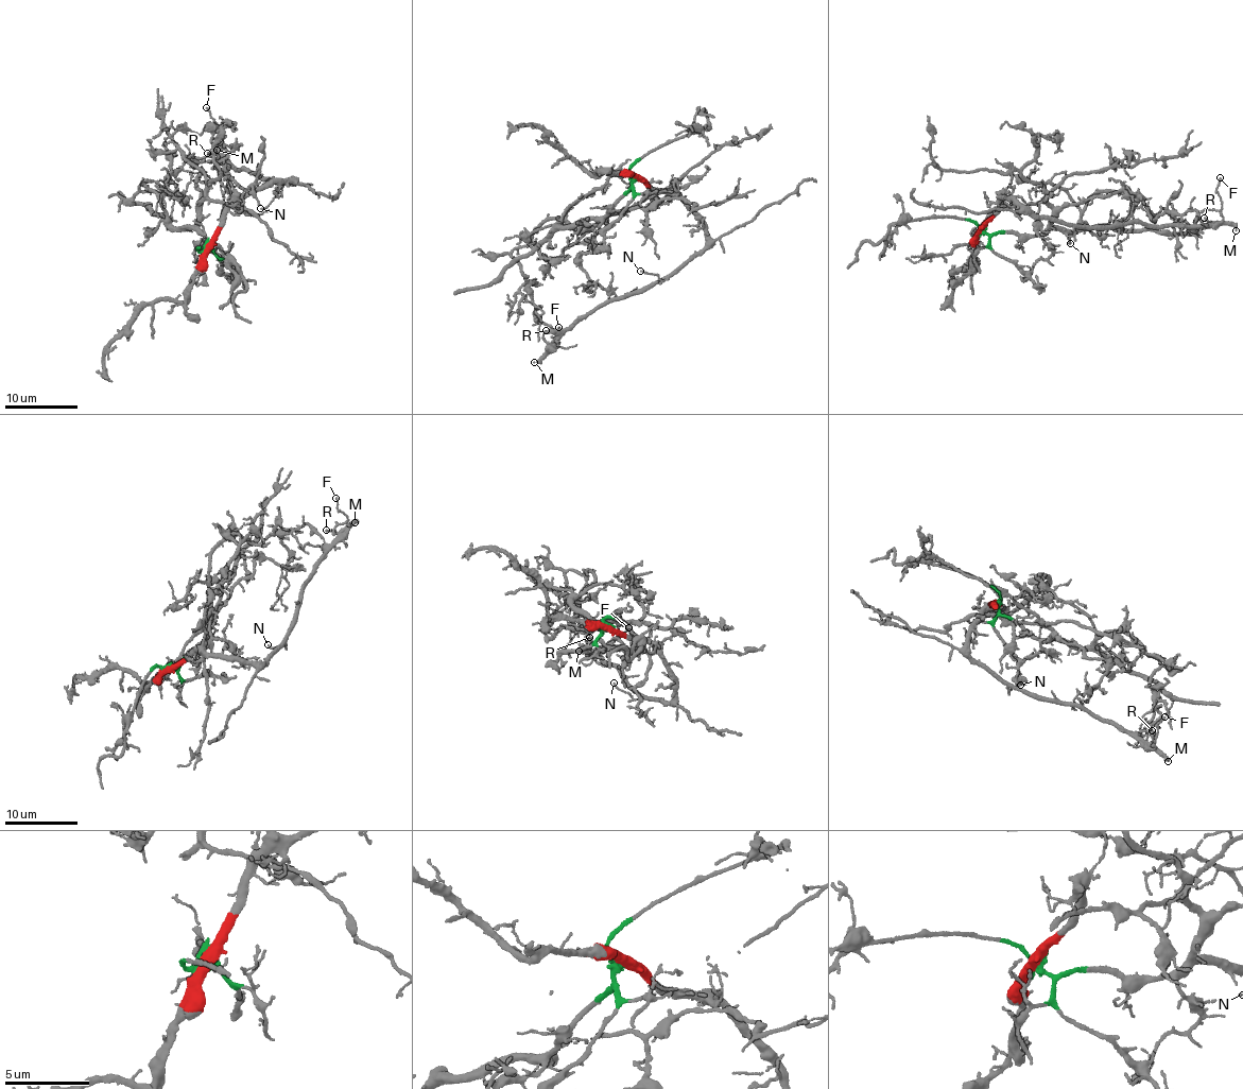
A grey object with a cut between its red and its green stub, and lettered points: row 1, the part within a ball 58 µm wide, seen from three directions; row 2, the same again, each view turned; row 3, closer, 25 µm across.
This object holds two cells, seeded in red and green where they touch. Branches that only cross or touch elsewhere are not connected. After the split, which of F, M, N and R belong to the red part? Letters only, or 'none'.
F, M, N, R

